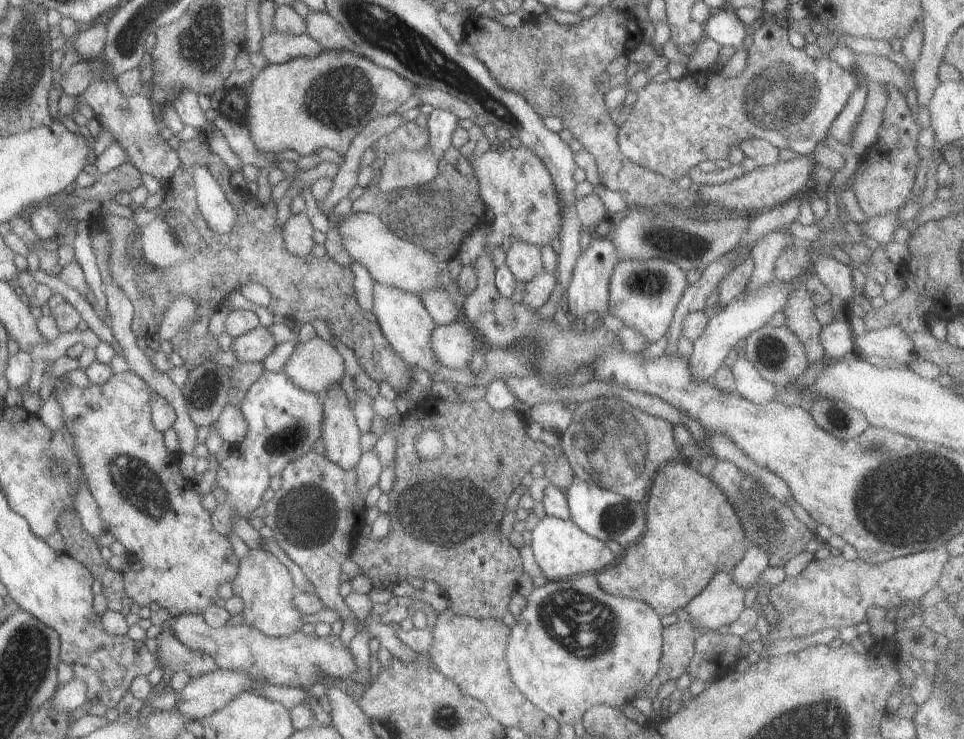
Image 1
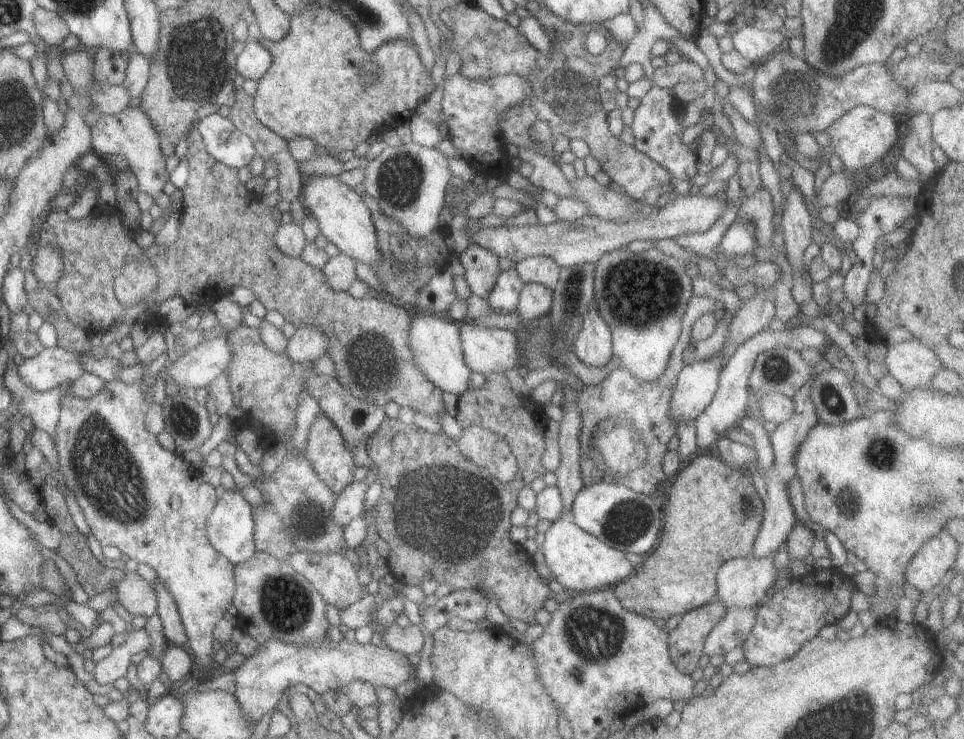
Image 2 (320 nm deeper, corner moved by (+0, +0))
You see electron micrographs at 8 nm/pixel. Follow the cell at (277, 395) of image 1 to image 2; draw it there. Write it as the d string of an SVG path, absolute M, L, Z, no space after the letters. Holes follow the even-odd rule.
M239 489L225 491L205 520L205 533L211 548L235 566L254 554L252 538L253 514L251 506L242 498Z

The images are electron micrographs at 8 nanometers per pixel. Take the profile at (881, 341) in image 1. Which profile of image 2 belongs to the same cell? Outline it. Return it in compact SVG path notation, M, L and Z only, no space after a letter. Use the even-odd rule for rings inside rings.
M915 337L897 344L886 344L883 364L903 391L929 385L931 377L942 367L936 353Z

